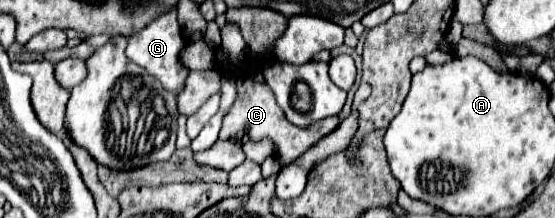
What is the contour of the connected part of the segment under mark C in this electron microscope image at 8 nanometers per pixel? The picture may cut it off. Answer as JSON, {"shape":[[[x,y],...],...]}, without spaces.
{"shape":[[[241,76],[241,78],[237,78],[237,102],[233,104],[231,112],[223,118],[219,140],[251,138],[251,140],[257,142],[257,140],[269,138],[279,148],[279,162],[285,166],[285,164],[295,162],[299,156],[303,156],[305,150],[309,150],[311,146],[315,146],[315,142],[319,142],[327,134],[331,134],[337,126],[339,126],[337,116],[325,118],[325,120],[321,120],[321,122],[317,122],[317,124],[313,124],[311,128],[305,128],[305,130],[293,126],[285,118],[283,110],[277,106],[273,90],[267,84],[259,84],[259,82],[253,82],[249,76]]]}

